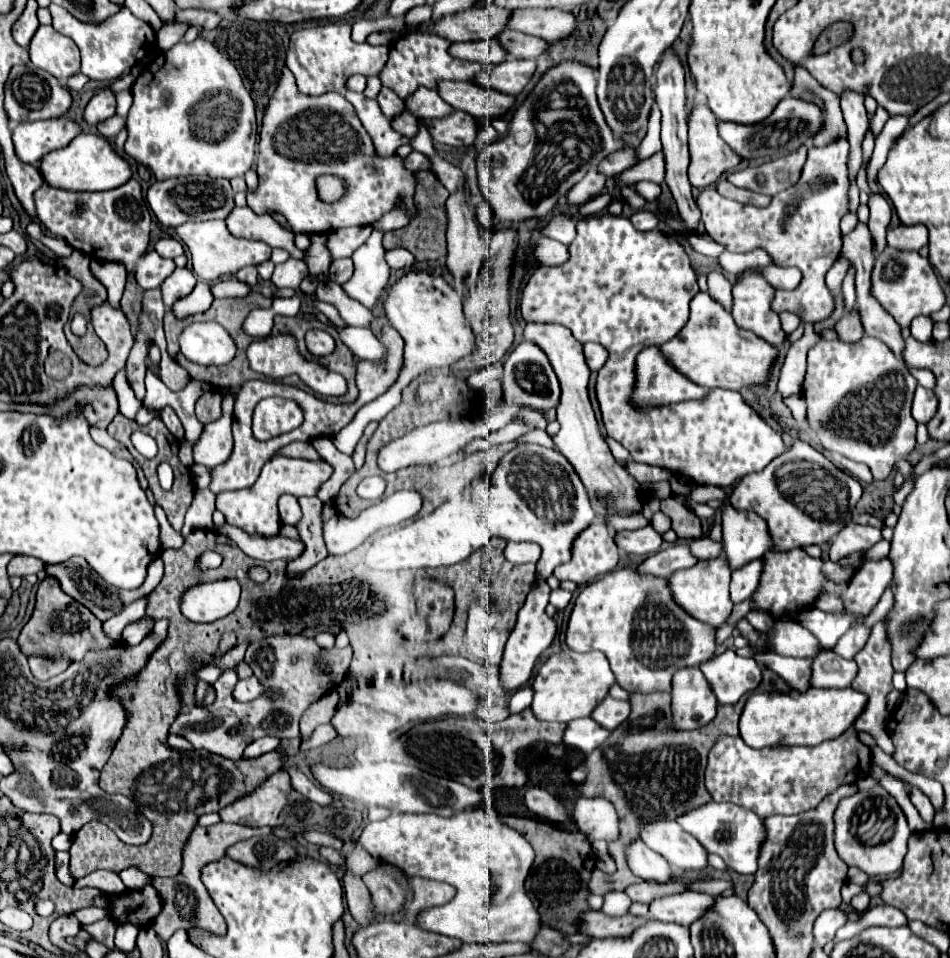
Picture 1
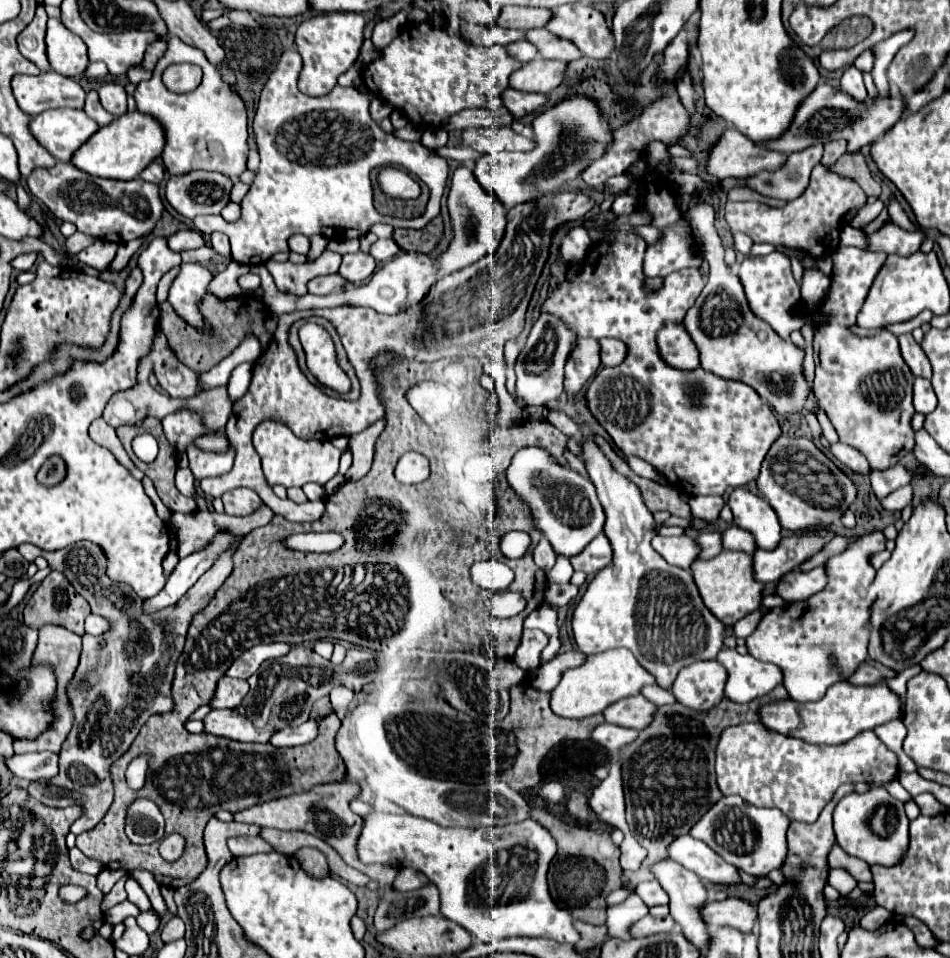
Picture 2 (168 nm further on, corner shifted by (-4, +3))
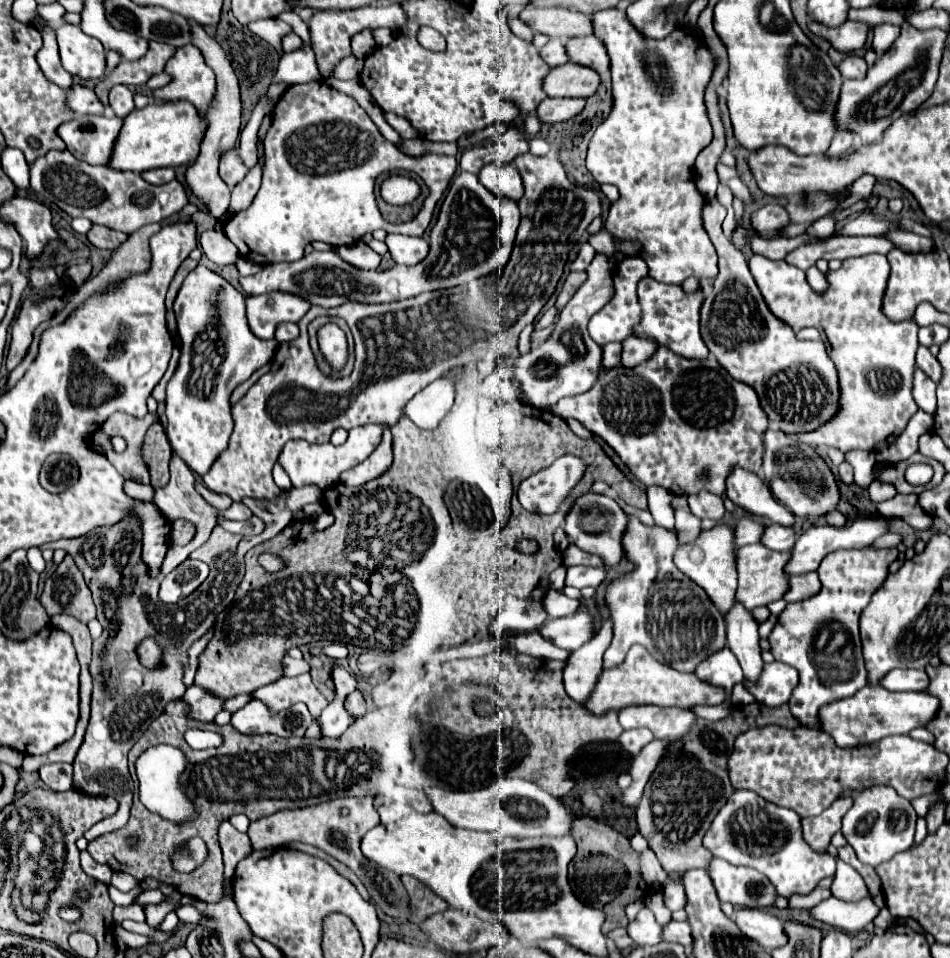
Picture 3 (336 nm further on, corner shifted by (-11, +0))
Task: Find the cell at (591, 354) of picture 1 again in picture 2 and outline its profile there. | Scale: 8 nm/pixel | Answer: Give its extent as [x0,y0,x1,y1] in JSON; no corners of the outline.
[600,339,626,367]

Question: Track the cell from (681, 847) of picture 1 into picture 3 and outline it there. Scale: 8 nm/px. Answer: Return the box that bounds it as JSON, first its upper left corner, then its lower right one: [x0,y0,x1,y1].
[707,858,775,908]

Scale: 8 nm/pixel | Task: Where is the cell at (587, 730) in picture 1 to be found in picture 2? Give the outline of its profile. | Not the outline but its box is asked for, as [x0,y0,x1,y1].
[592,723,638,751]

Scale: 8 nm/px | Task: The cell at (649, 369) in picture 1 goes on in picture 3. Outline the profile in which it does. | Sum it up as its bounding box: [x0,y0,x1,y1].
[637,276,709,358]

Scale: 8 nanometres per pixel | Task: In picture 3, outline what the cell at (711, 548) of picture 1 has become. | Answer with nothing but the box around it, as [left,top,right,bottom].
[761,524,795,552]

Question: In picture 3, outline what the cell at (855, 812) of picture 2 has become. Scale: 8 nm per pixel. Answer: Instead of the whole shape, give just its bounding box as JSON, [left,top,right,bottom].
[841,786,917,866]

